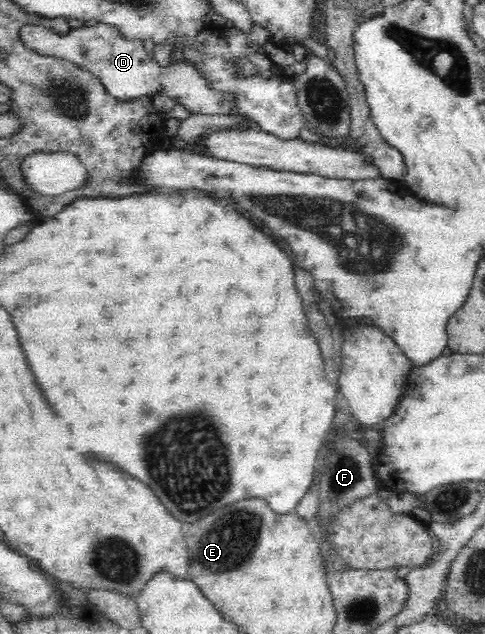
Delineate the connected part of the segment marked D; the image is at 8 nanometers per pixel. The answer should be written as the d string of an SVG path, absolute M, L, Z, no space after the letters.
M98 22L90 27L84 25L72 28L66 35L58 35L54 30L42 26L25 25L20 29L19 36L28 49L40 55L69 61L84 71L93 73L106 88L108 95L120 101L134 100L144 95L152 96L161 91L176 103L184 105L192 114L230 115L238 109L234 98L208 86L206 76L198 70L196 64L183 60L162 67L153 54L148 54L142 40L125 38L114 25Z

